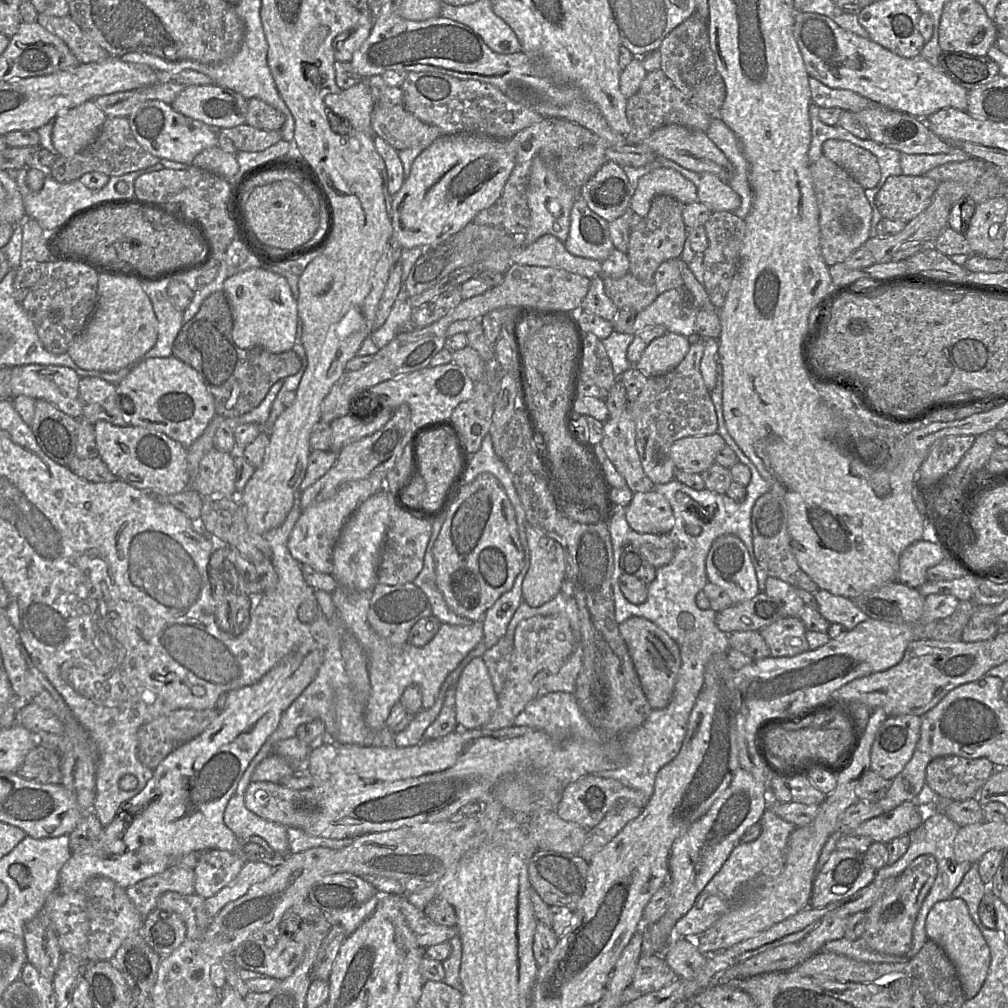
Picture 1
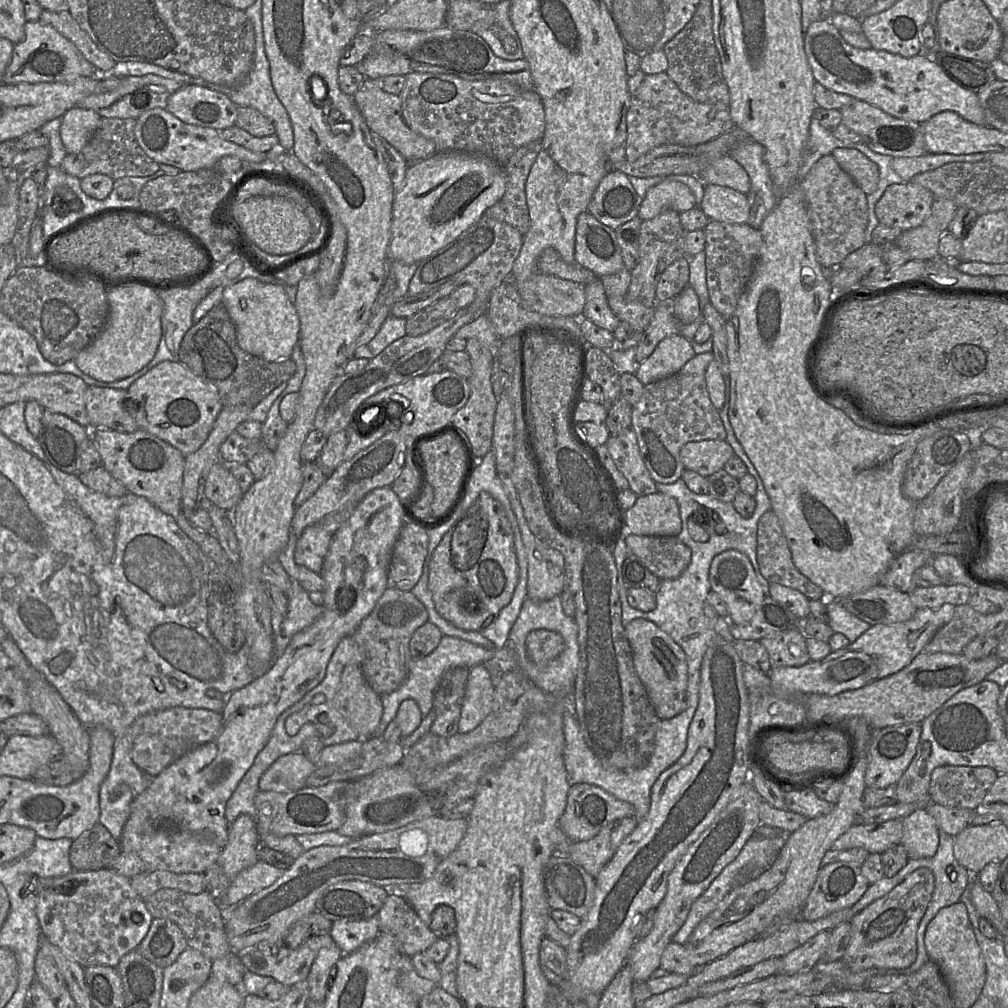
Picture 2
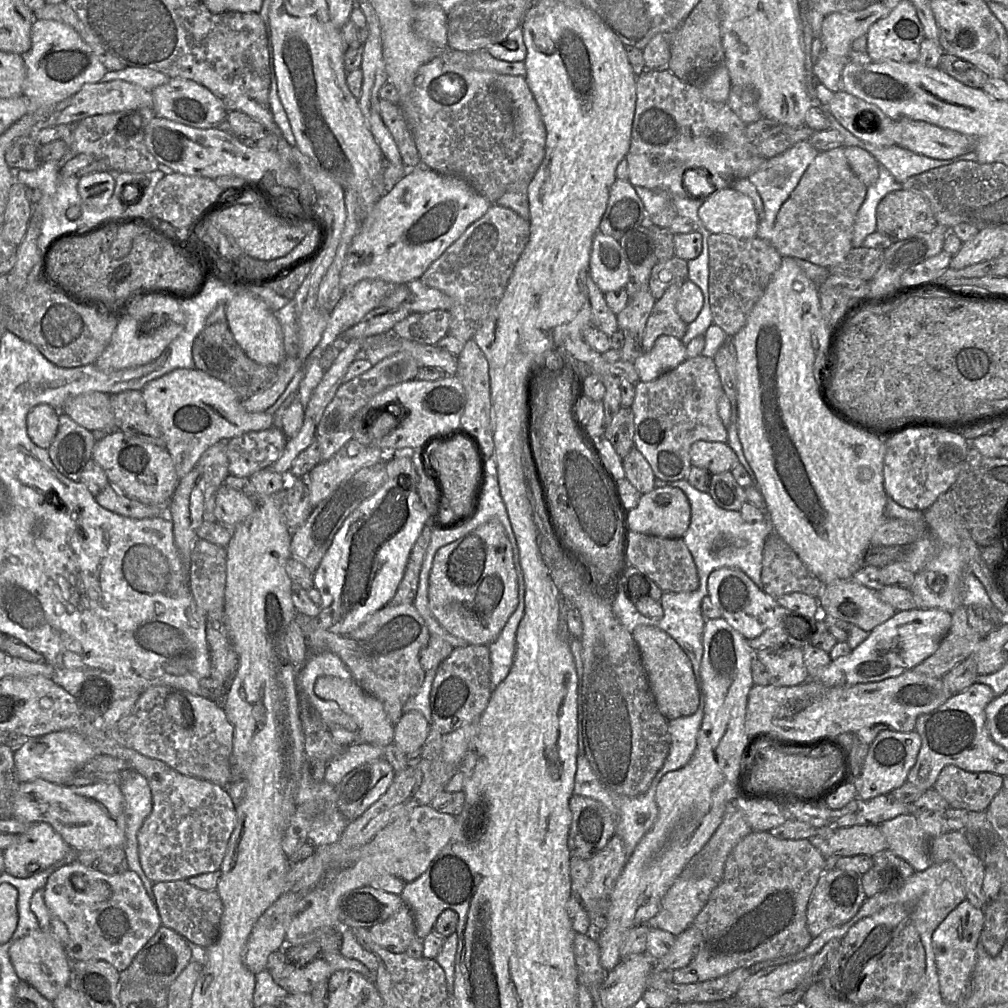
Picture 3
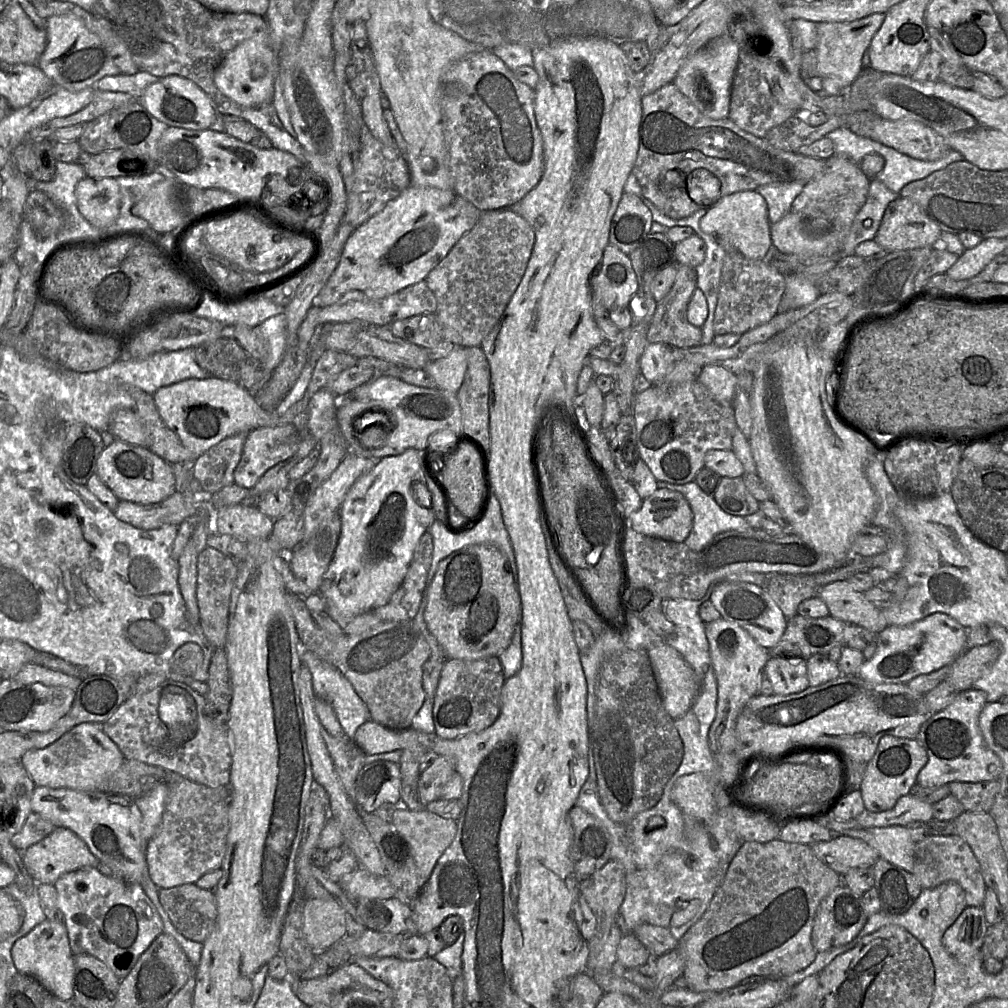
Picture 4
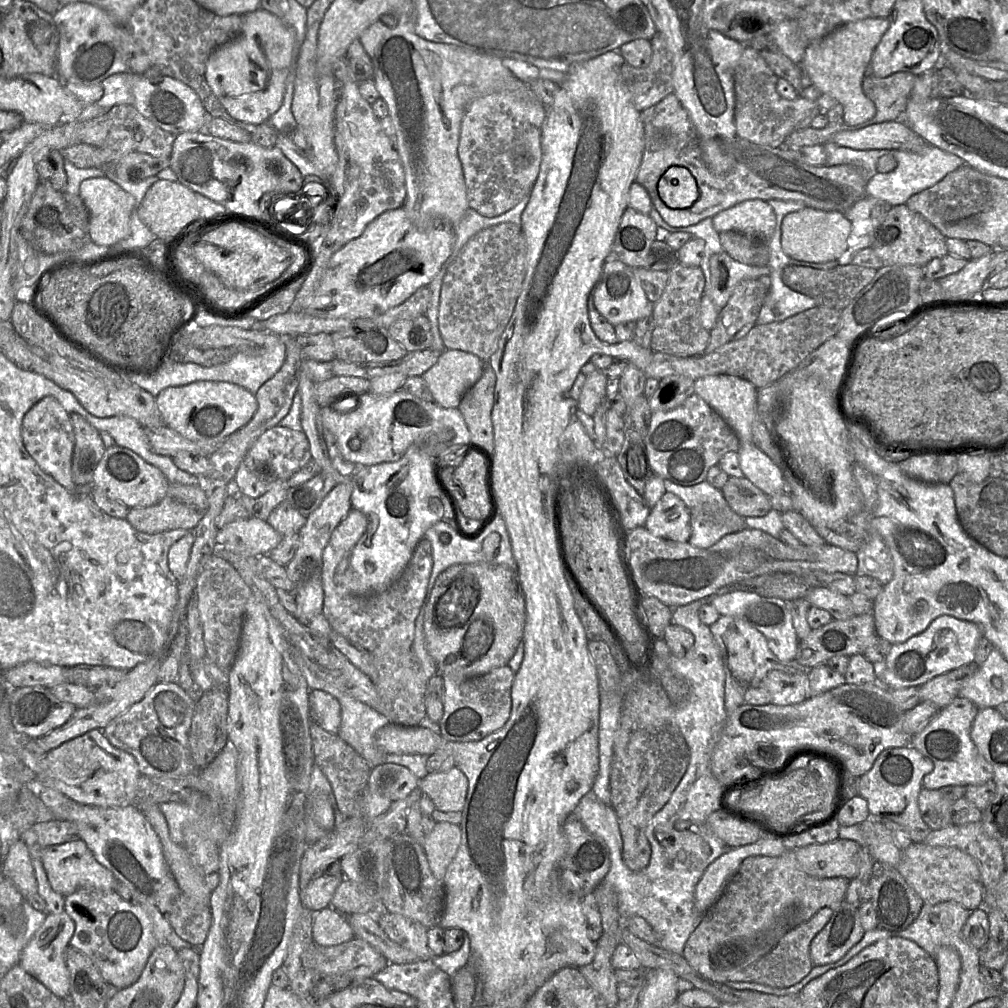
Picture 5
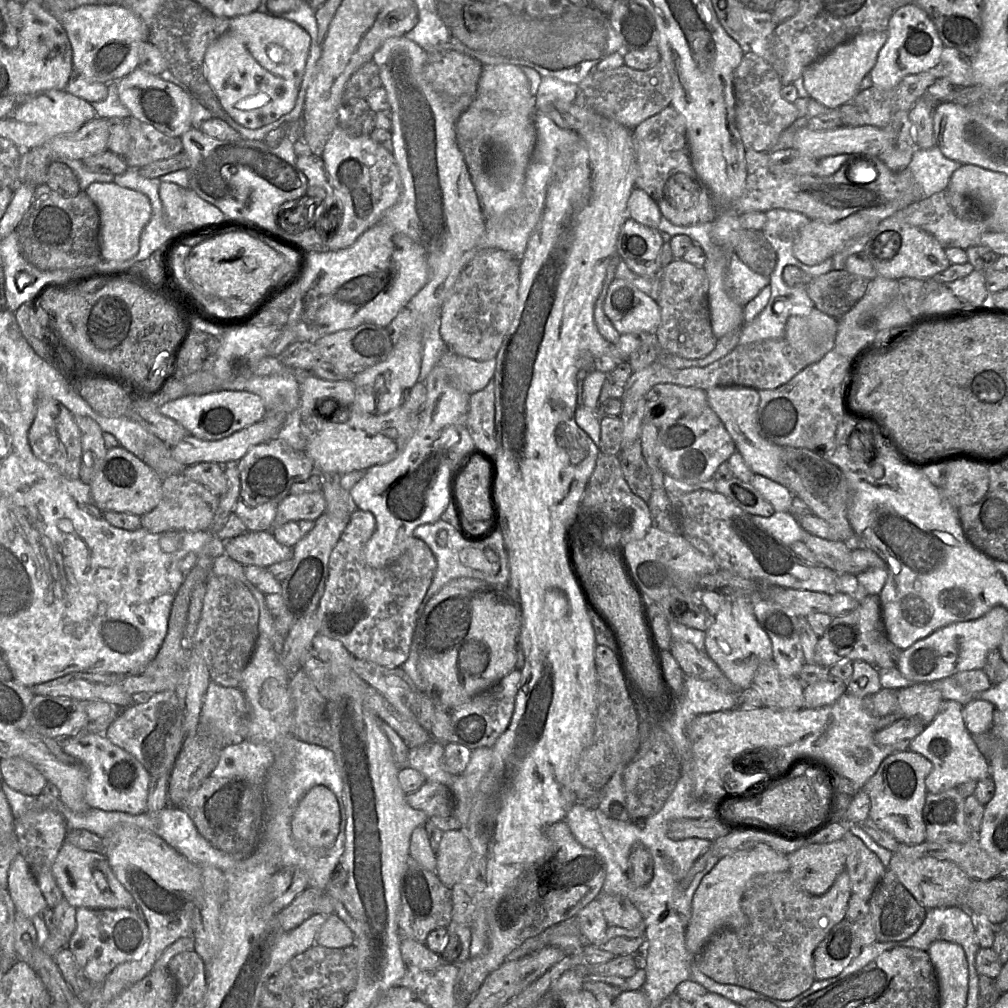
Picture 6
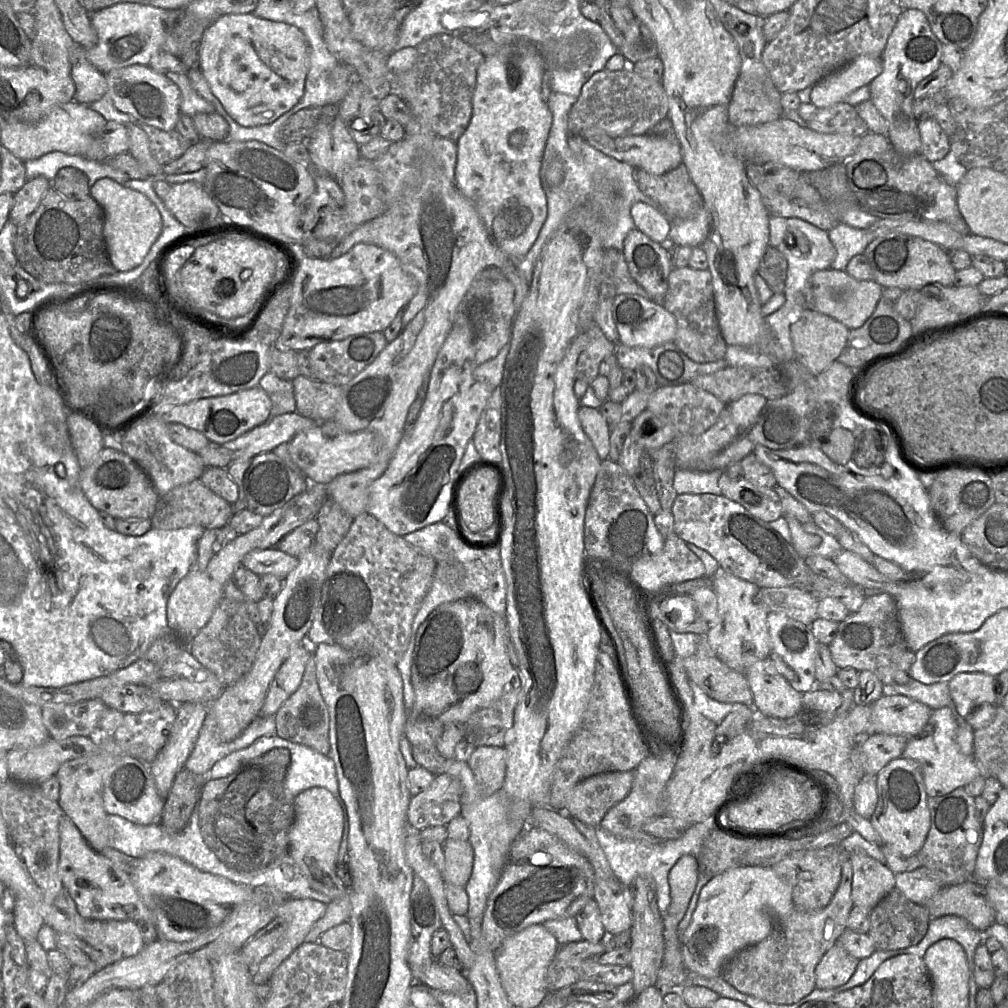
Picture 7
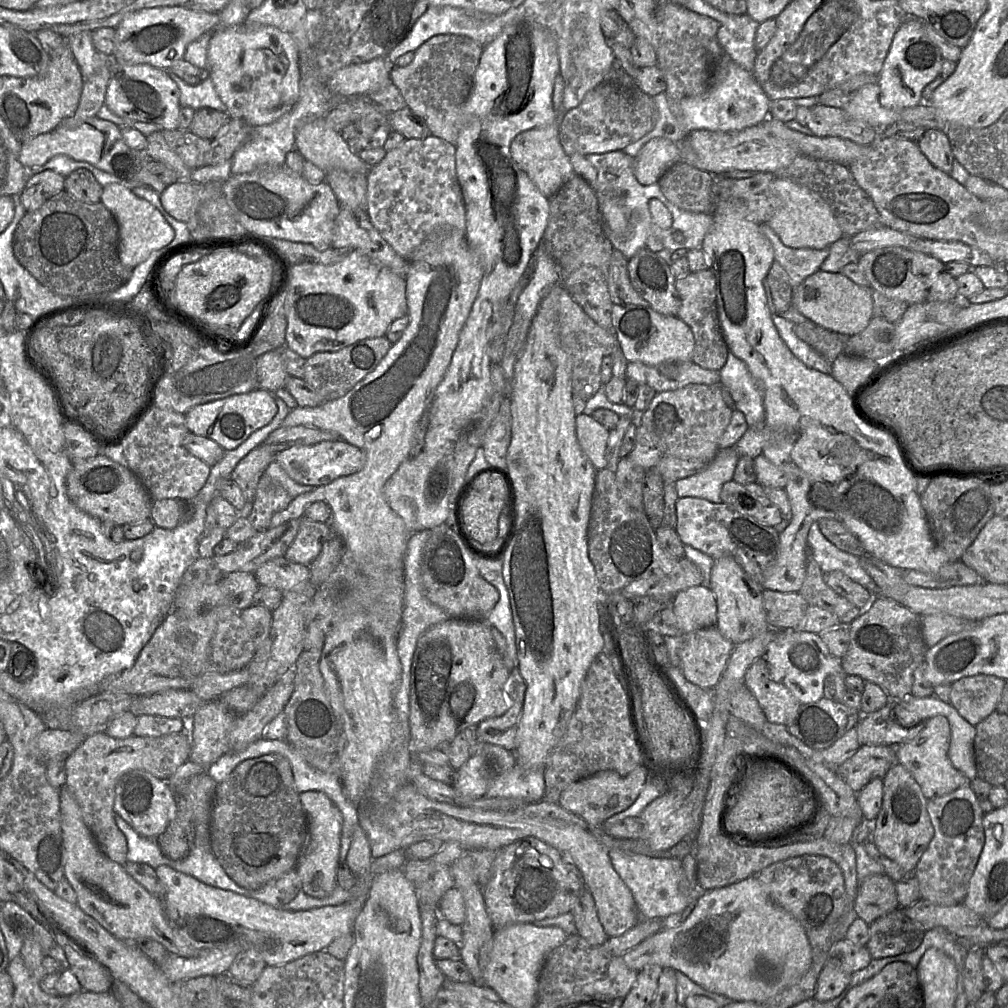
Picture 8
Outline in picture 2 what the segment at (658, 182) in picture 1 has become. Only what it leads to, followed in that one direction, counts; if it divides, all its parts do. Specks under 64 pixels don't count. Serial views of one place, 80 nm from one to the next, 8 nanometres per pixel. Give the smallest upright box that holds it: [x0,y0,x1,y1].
[637,177,695,220]

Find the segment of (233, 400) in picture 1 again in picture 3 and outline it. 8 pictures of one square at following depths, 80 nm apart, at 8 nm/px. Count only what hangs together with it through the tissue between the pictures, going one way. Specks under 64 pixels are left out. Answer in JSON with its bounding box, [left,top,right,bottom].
[192,321,278,400]

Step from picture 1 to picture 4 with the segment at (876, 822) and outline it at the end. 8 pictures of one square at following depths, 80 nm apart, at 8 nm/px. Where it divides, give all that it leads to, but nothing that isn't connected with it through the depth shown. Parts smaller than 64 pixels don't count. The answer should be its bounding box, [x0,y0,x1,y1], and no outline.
[811,835,878,875]

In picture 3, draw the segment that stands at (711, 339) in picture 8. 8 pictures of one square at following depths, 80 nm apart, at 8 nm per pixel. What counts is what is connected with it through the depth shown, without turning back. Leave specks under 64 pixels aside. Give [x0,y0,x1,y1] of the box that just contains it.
[641,282,687,353]

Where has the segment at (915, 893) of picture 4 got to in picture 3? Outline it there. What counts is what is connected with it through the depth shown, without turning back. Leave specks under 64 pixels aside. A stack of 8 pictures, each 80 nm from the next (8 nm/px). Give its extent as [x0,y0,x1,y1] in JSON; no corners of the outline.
[873,849,914,892]

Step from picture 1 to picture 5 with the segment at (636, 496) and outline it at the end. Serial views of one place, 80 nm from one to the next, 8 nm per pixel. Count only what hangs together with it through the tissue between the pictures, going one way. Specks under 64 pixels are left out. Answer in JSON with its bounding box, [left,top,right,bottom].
[644,491,691,542]

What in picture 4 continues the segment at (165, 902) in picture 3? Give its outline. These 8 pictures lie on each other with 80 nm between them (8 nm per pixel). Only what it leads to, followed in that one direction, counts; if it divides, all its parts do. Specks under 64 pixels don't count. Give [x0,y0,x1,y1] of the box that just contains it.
[158,884,217,945]

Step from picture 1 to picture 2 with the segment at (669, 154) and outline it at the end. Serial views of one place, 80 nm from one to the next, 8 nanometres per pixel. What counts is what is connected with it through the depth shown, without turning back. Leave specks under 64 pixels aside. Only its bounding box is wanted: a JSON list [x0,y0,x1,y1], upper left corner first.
[698,155,750,195]

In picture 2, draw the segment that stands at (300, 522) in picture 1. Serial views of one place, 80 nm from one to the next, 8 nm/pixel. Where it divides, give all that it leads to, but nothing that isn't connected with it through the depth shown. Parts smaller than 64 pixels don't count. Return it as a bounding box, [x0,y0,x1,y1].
[295,506,354,573]

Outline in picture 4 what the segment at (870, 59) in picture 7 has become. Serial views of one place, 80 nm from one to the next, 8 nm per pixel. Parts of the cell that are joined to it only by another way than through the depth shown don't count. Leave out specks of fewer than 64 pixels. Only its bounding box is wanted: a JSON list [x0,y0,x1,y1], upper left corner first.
[814,13,885,87]

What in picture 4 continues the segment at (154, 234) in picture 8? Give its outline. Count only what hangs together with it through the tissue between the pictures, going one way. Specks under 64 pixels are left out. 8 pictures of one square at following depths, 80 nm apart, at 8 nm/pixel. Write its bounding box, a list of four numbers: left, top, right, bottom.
[75,177,122,228]

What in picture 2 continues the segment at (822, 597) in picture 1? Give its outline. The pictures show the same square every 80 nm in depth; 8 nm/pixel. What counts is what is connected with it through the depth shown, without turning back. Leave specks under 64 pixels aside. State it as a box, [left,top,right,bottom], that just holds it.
[824,594,870,642]

